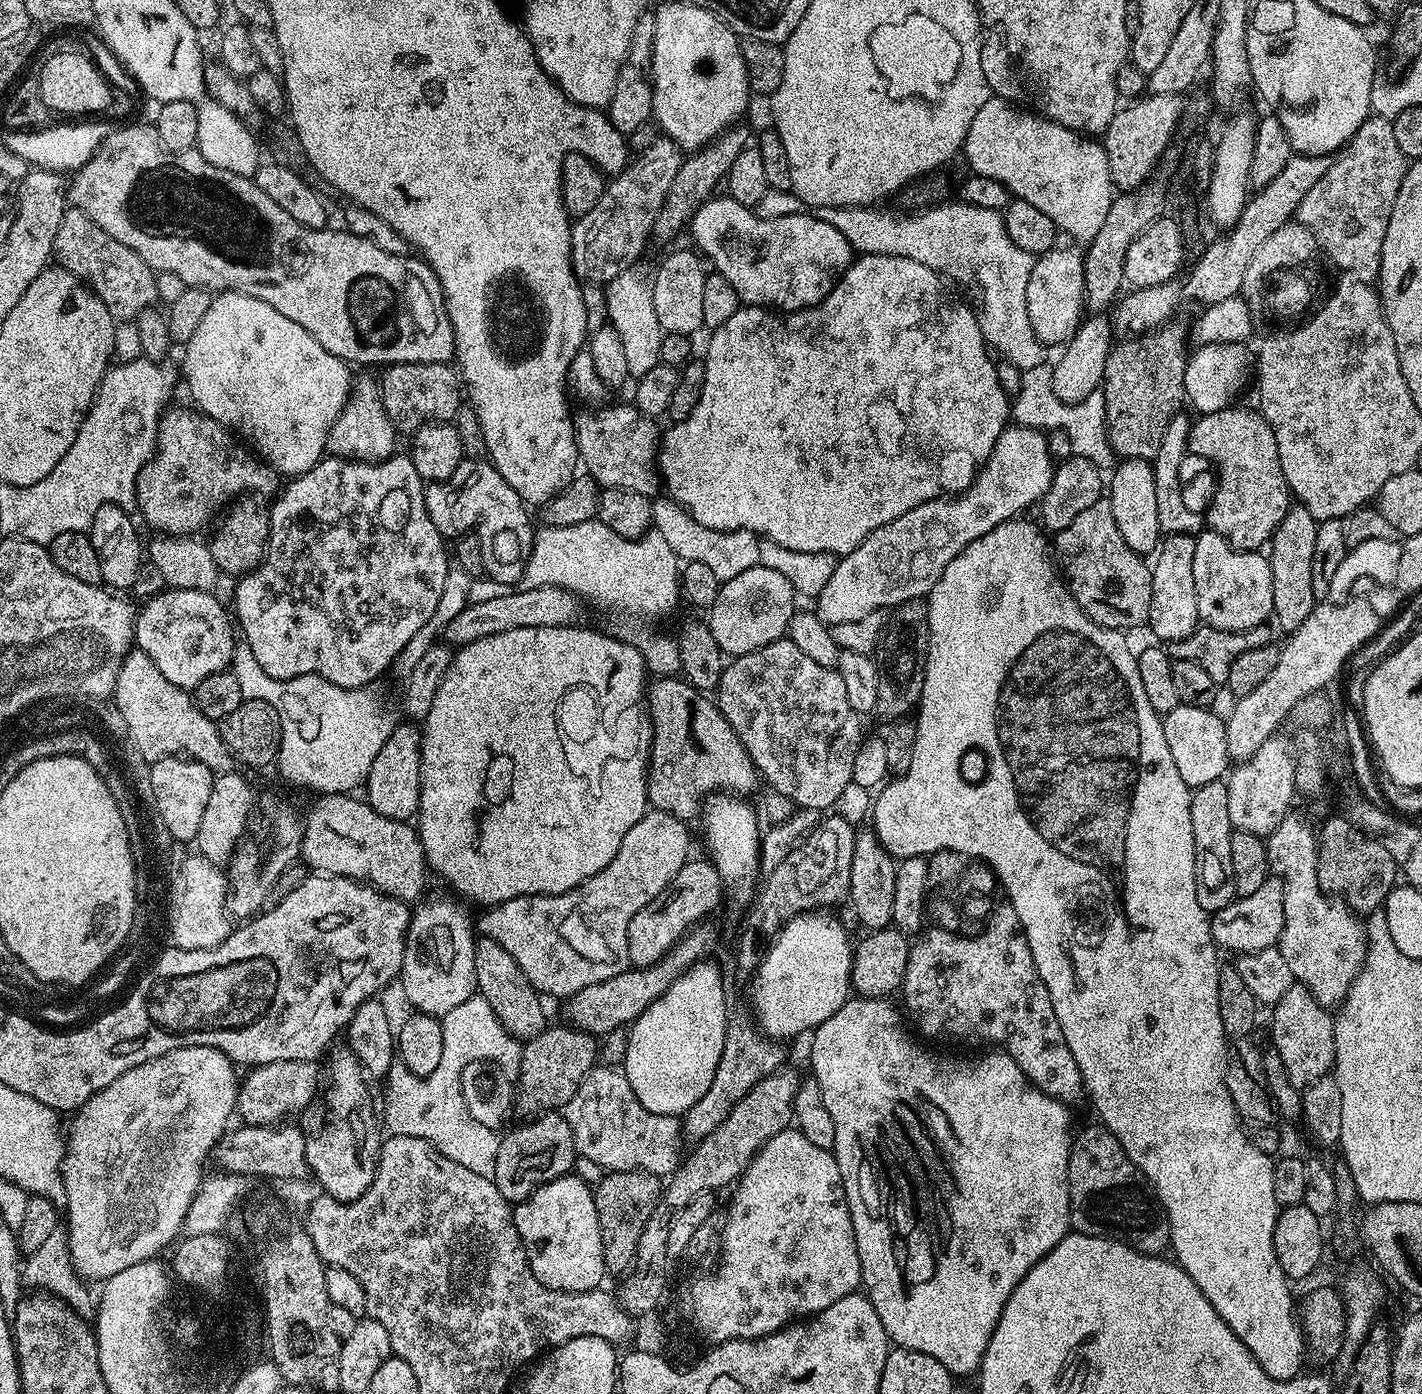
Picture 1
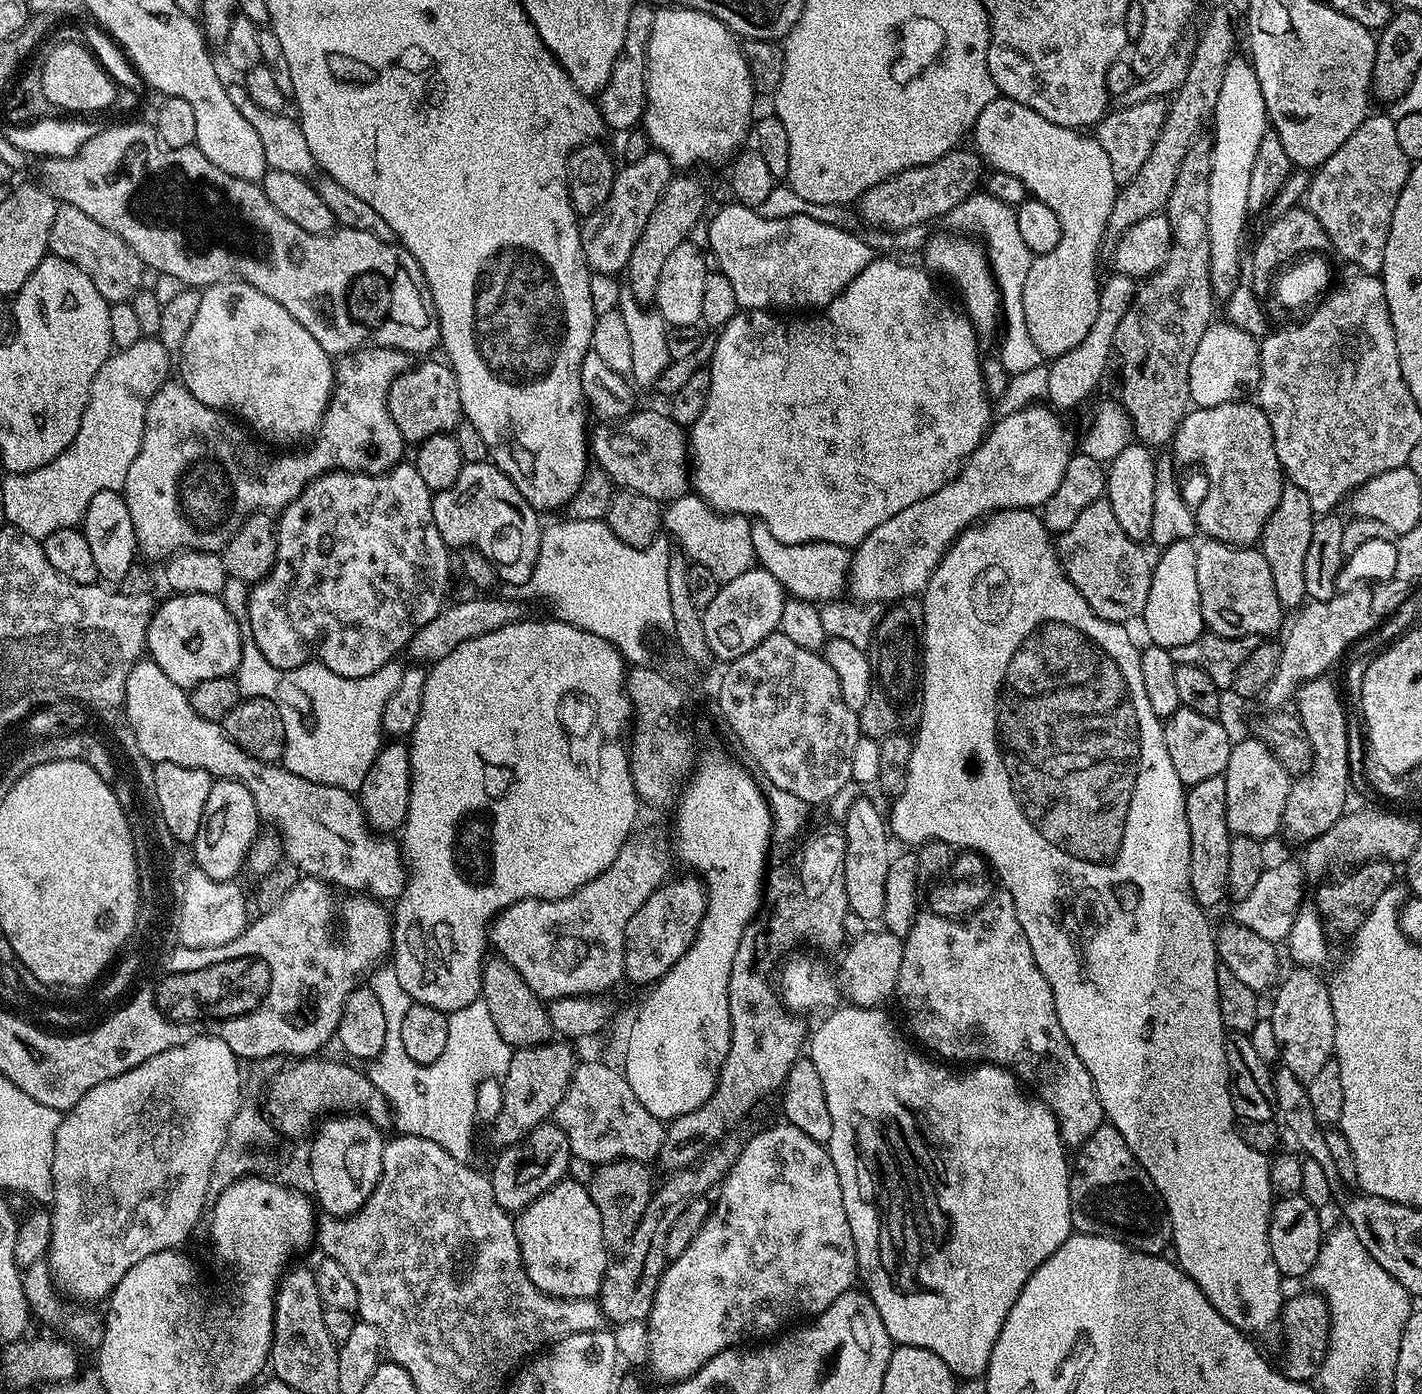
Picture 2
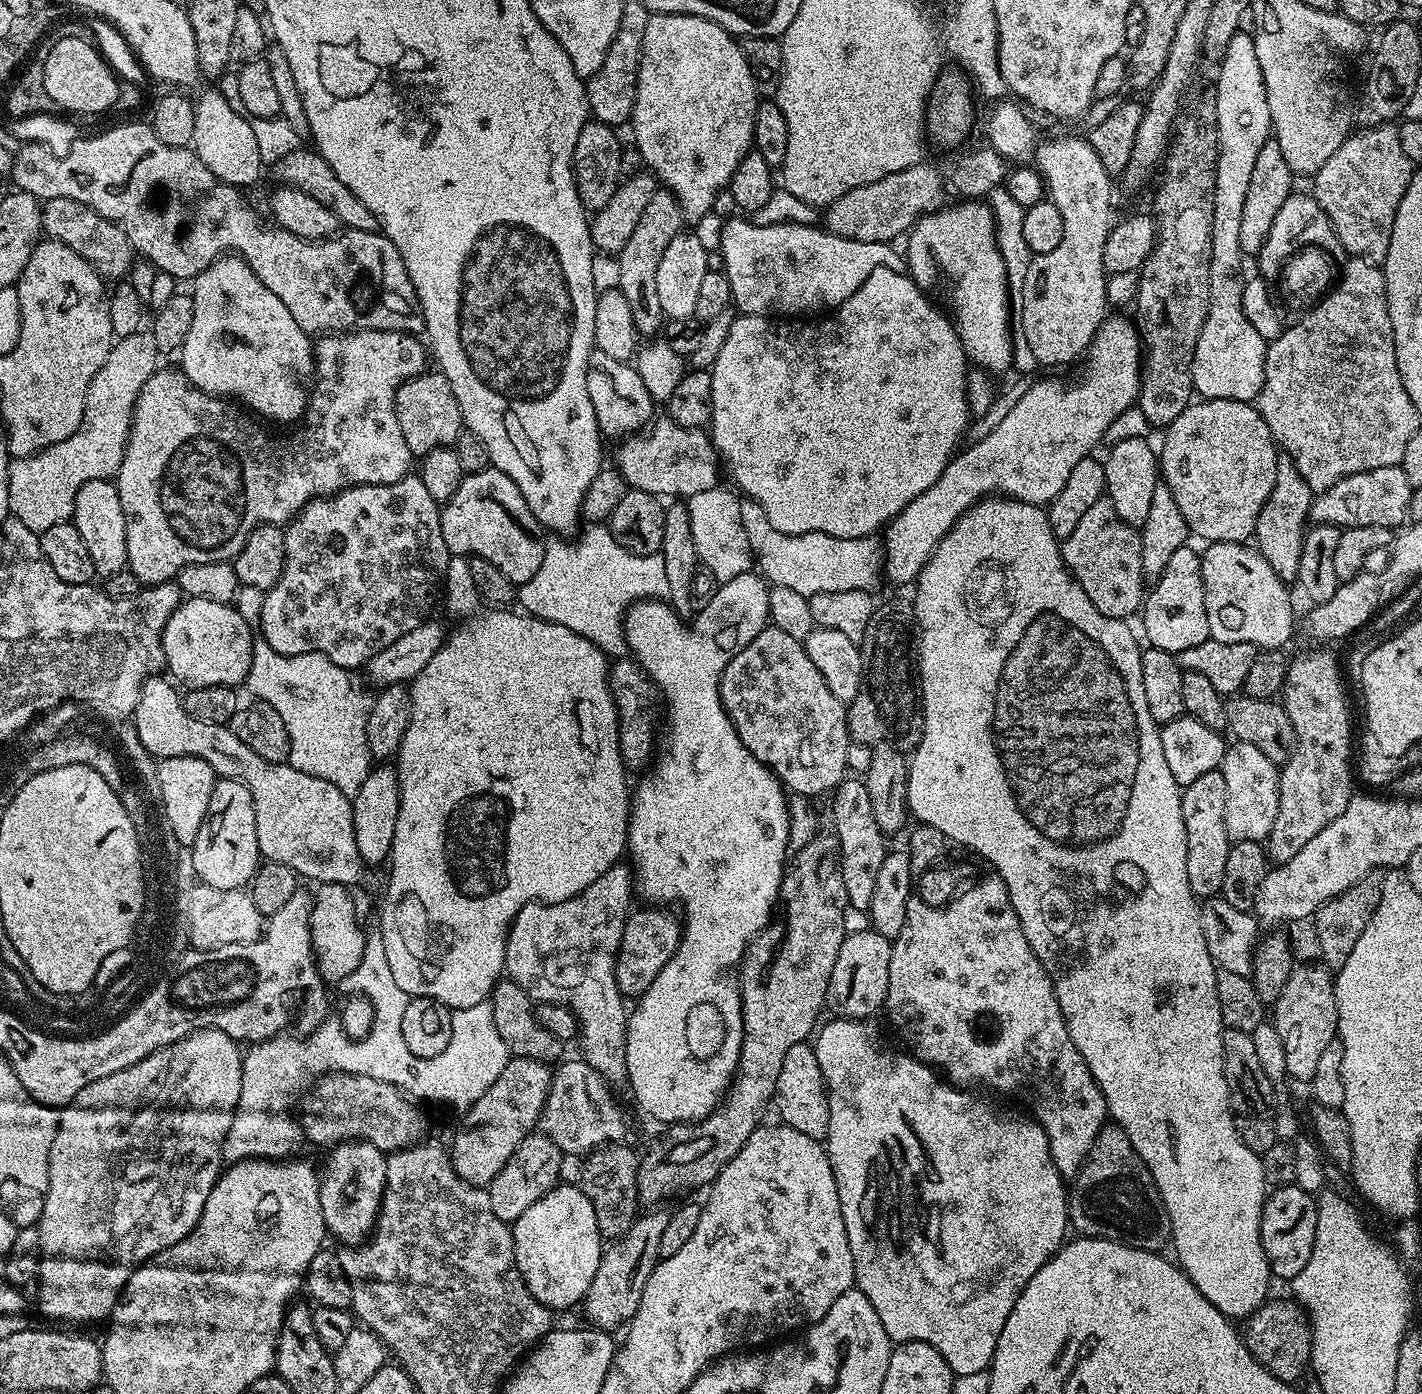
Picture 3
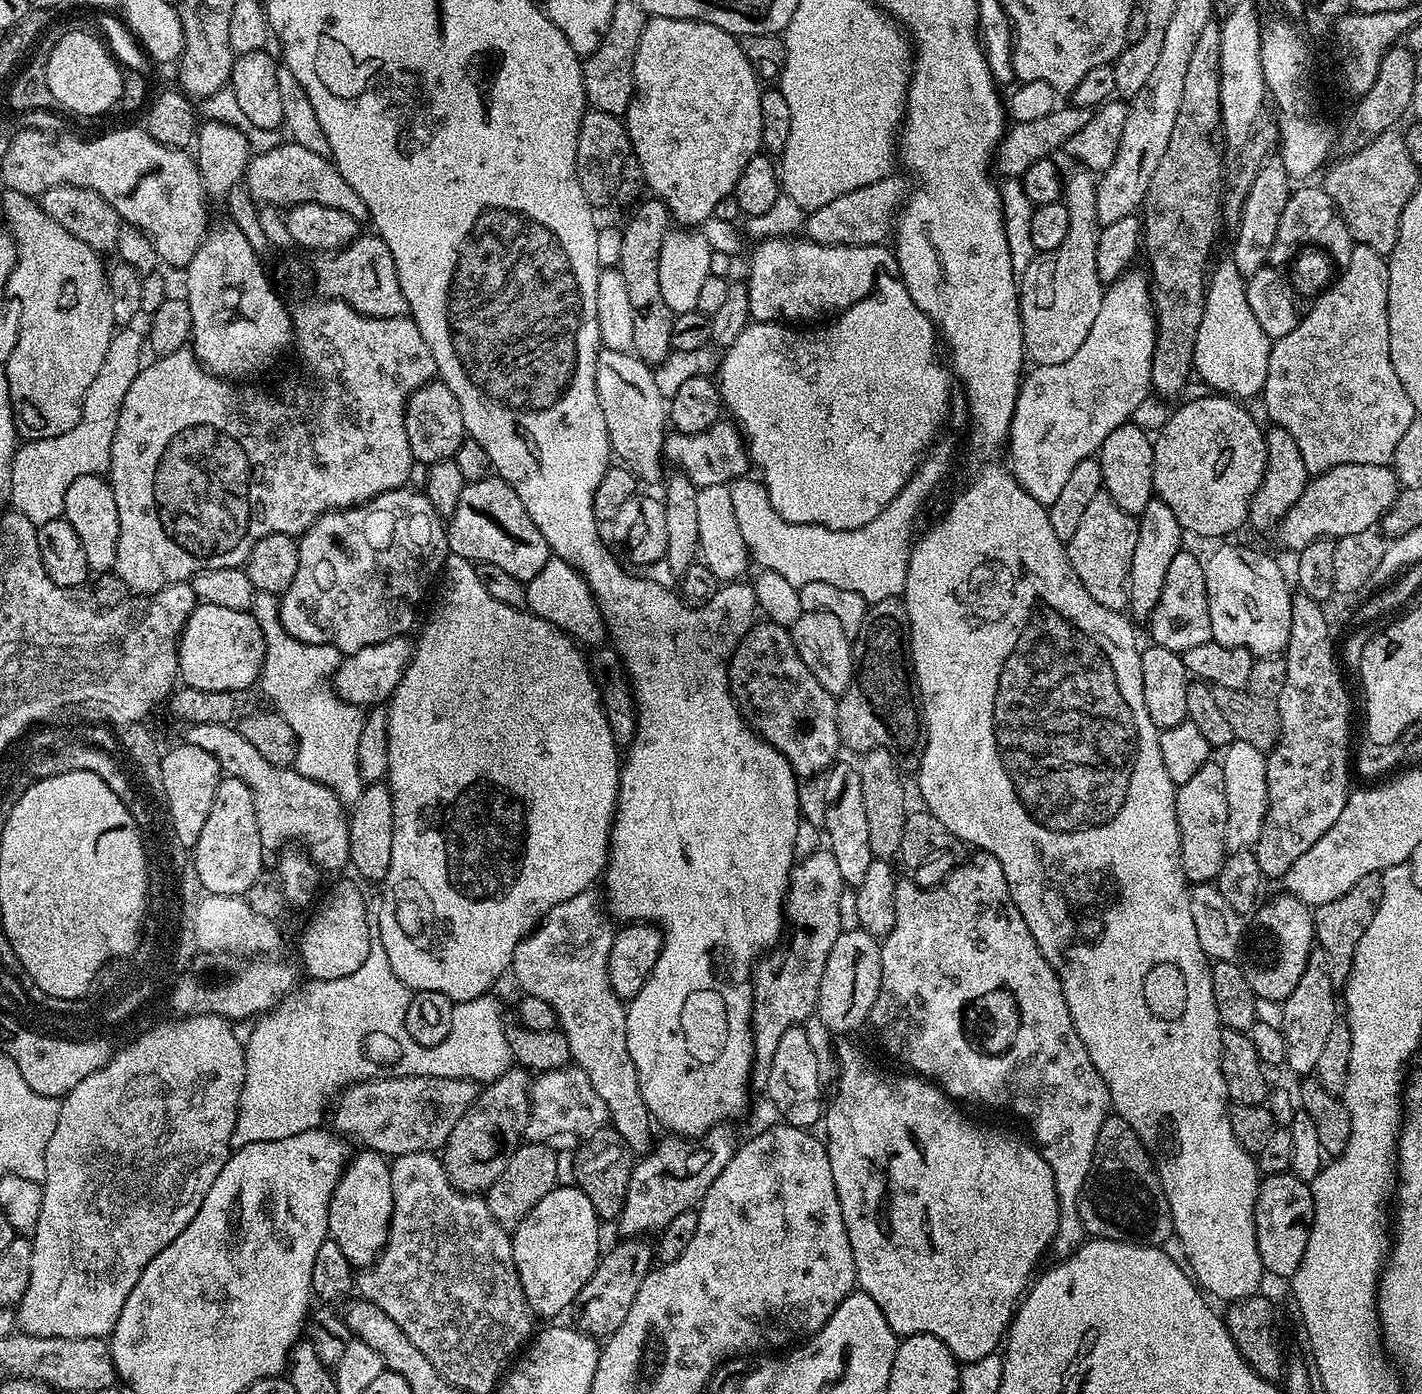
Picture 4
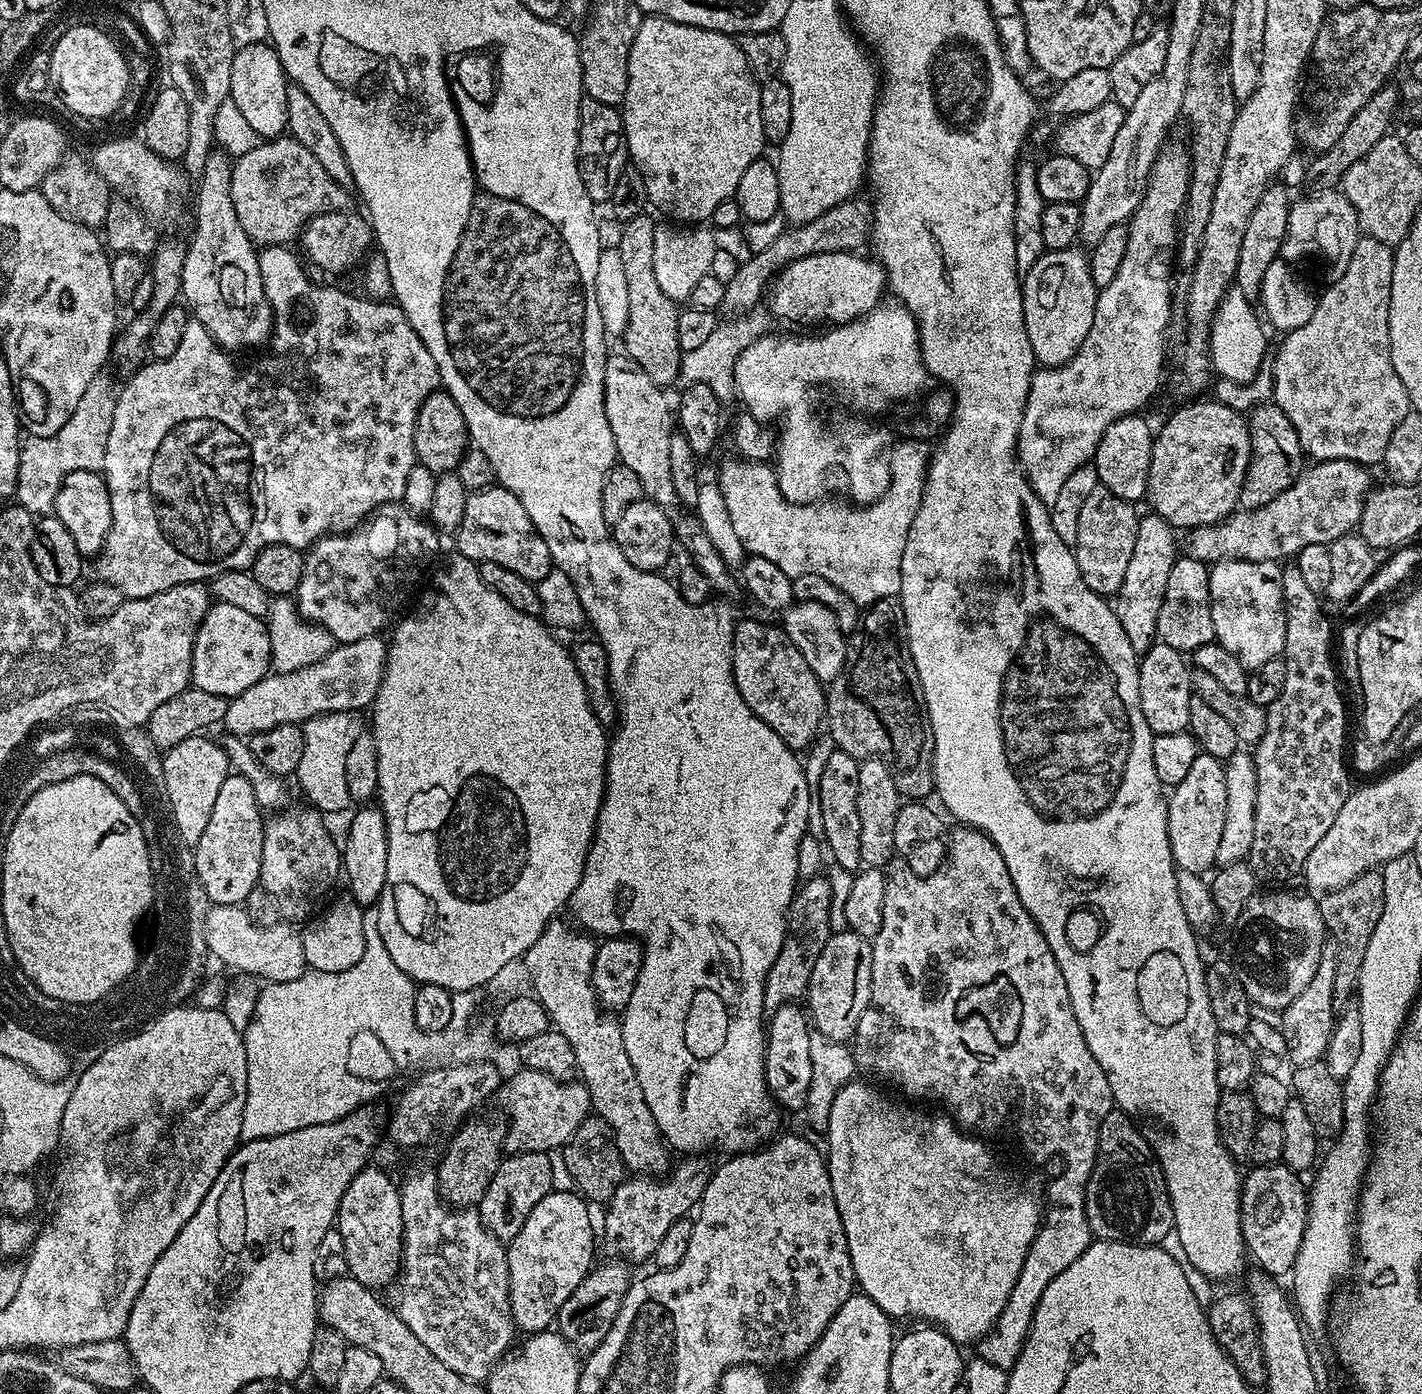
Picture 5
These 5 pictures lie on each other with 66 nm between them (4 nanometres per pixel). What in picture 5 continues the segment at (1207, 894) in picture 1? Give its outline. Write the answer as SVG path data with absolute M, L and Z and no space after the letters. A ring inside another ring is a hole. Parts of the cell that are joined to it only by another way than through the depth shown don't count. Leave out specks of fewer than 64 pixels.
M1199 755L1194 758L1194 763L1190 765L1190 771L1186 773L1186 778L1178 782L1171 789L1168 801L1168 833L1170 834L1170 850L1172 851L1172 861L1176 863L1179 870L1190 870L1201 874L1207 873L1208 867L1213 867L1218 858L1218 845L1222 843L1222 830L1226 826L1226 764L1225 761L1214 758L1213 756Z

